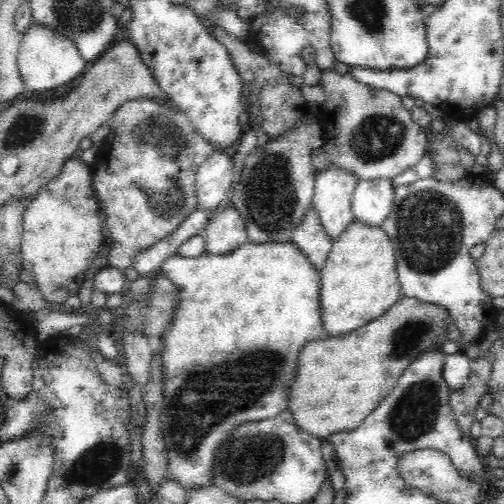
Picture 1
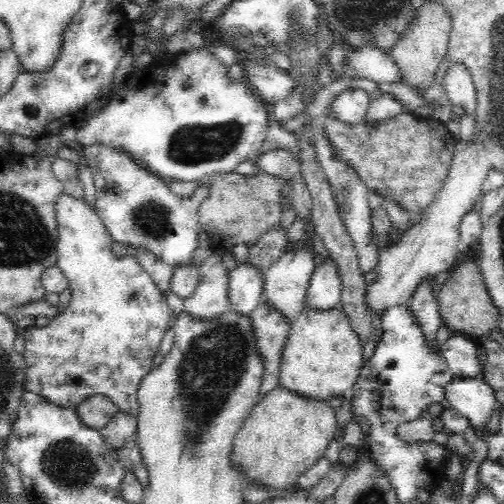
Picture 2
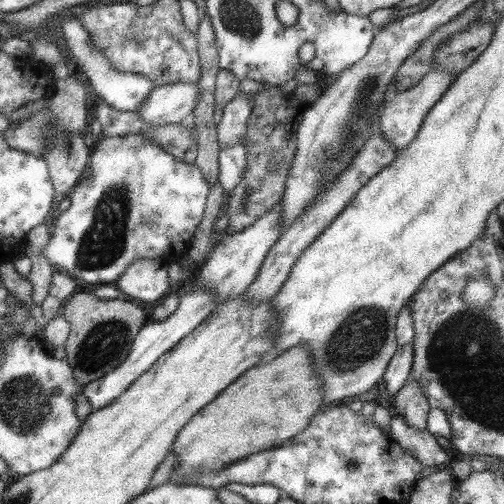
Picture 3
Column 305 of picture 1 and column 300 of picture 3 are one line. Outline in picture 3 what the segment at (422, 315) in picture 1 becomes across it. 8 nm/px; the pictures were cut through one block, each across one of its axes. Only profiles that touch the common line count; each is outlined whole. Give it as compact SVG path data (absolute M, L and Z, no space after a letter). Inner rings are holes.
M293 348L293 350L287 350L287 352L283 352L283 354L279 354L277 358L273 358L271 362L267 362L267 364L263 364L263 366L253 366L253 368L249 368L245 374L241 374L233 384L229 384L225 390L221 390L219 394L217 394L217 398L215 400L211 400L209 404L205 404L179 432L177 432L177 436L175 436L175 442L171 444L171 454L175 456L175 464L173 464L173 476L177 476L177 480L175 480L175 484L191 484L191 482L195 482L195 480L199 480L201 478L201 474L211 474L211 472L217 472L217 470L223 470L223 468L227 468L227 466L233 466L233 462L239 462L239 460L243 460L243 458L247 458L247 456L251 456L251 454L257 454L257 452L261 452L261 450L269 450L269 448L275 448L275 446L281 446L285 440L289 440L289 438L293 438L293 436L297 436L297 432L301 432L305 426L307 426L307 422L311 420L311 416L319 410L319 408L325 408L325 404L321 402L321 396L323 392L321 392L321 384L319 384L319 380L317 380L317 374L313 374L313 368L309 366L309 356L307 356L307 350L303 350L303 348Z

